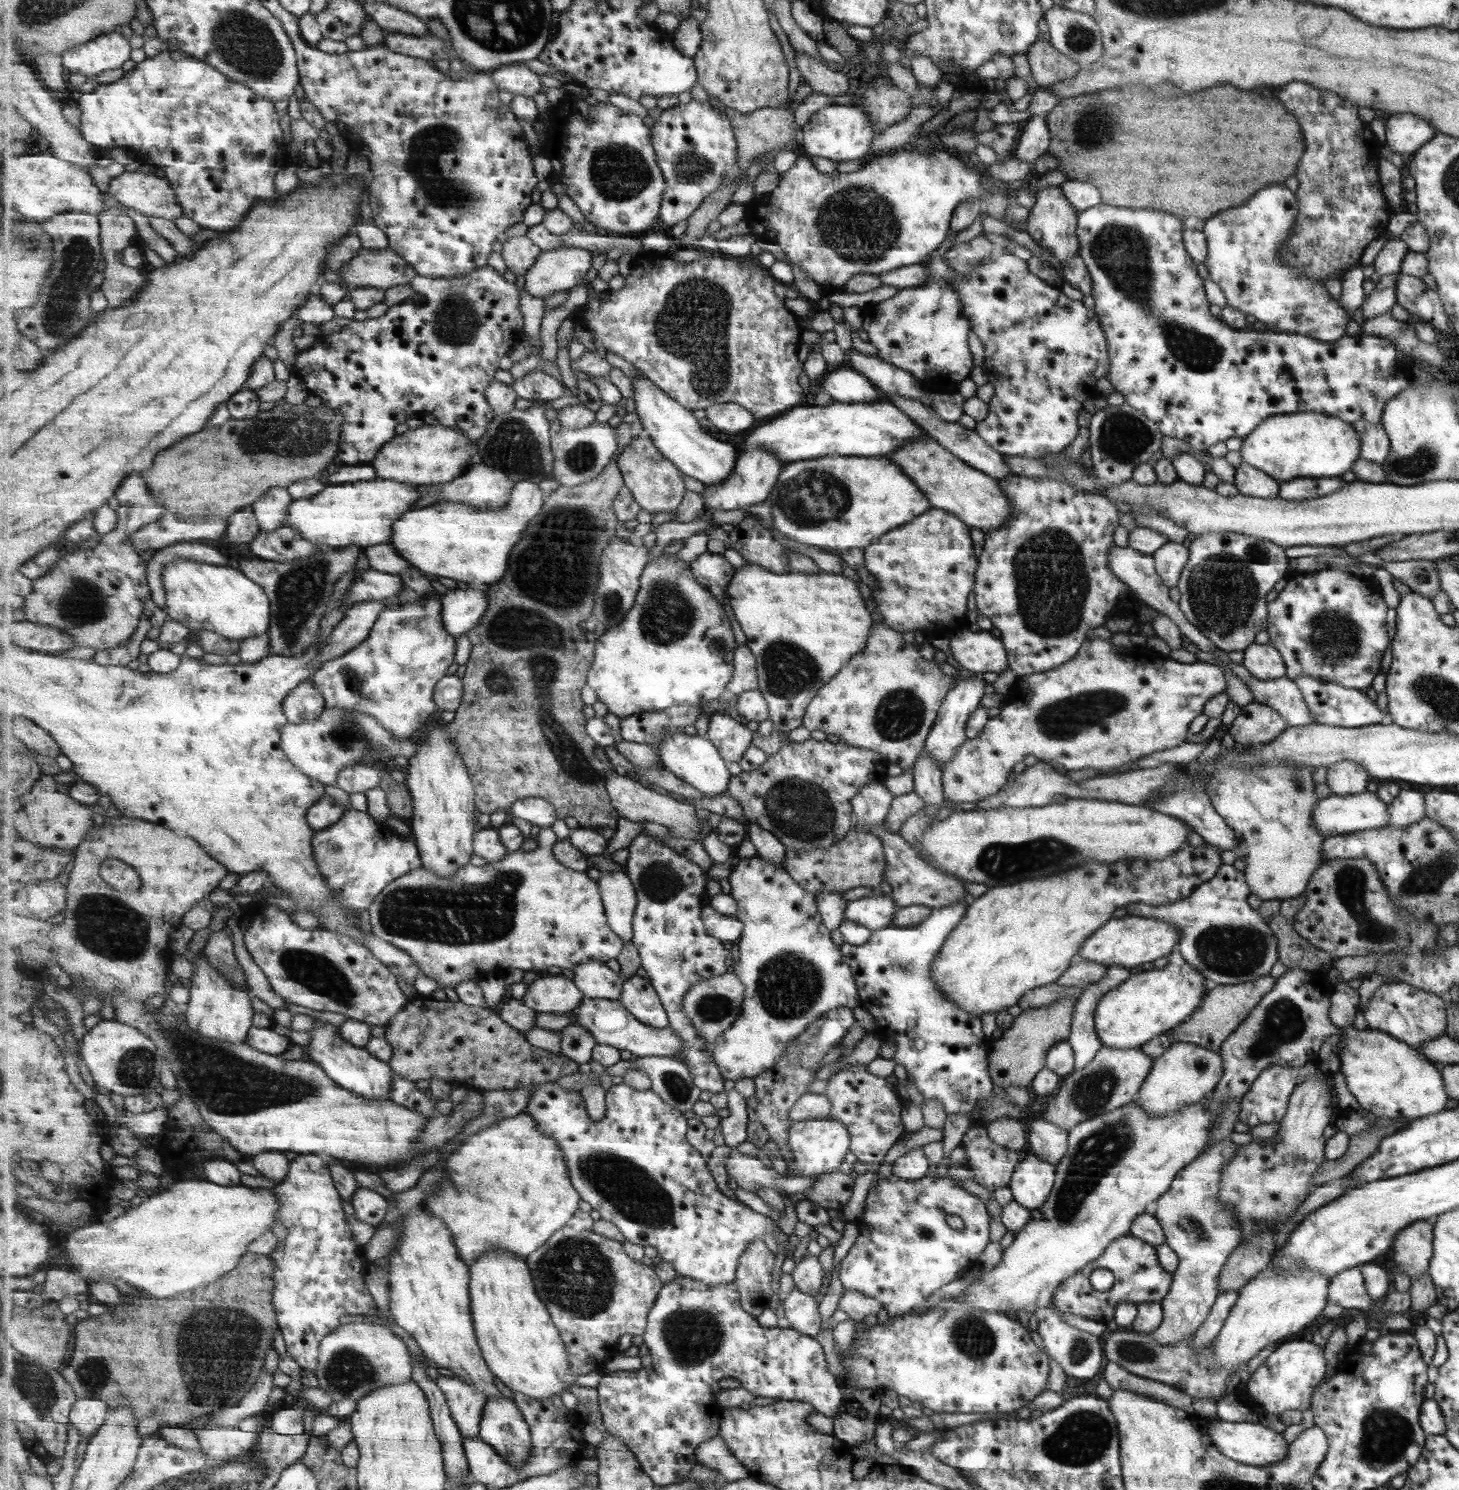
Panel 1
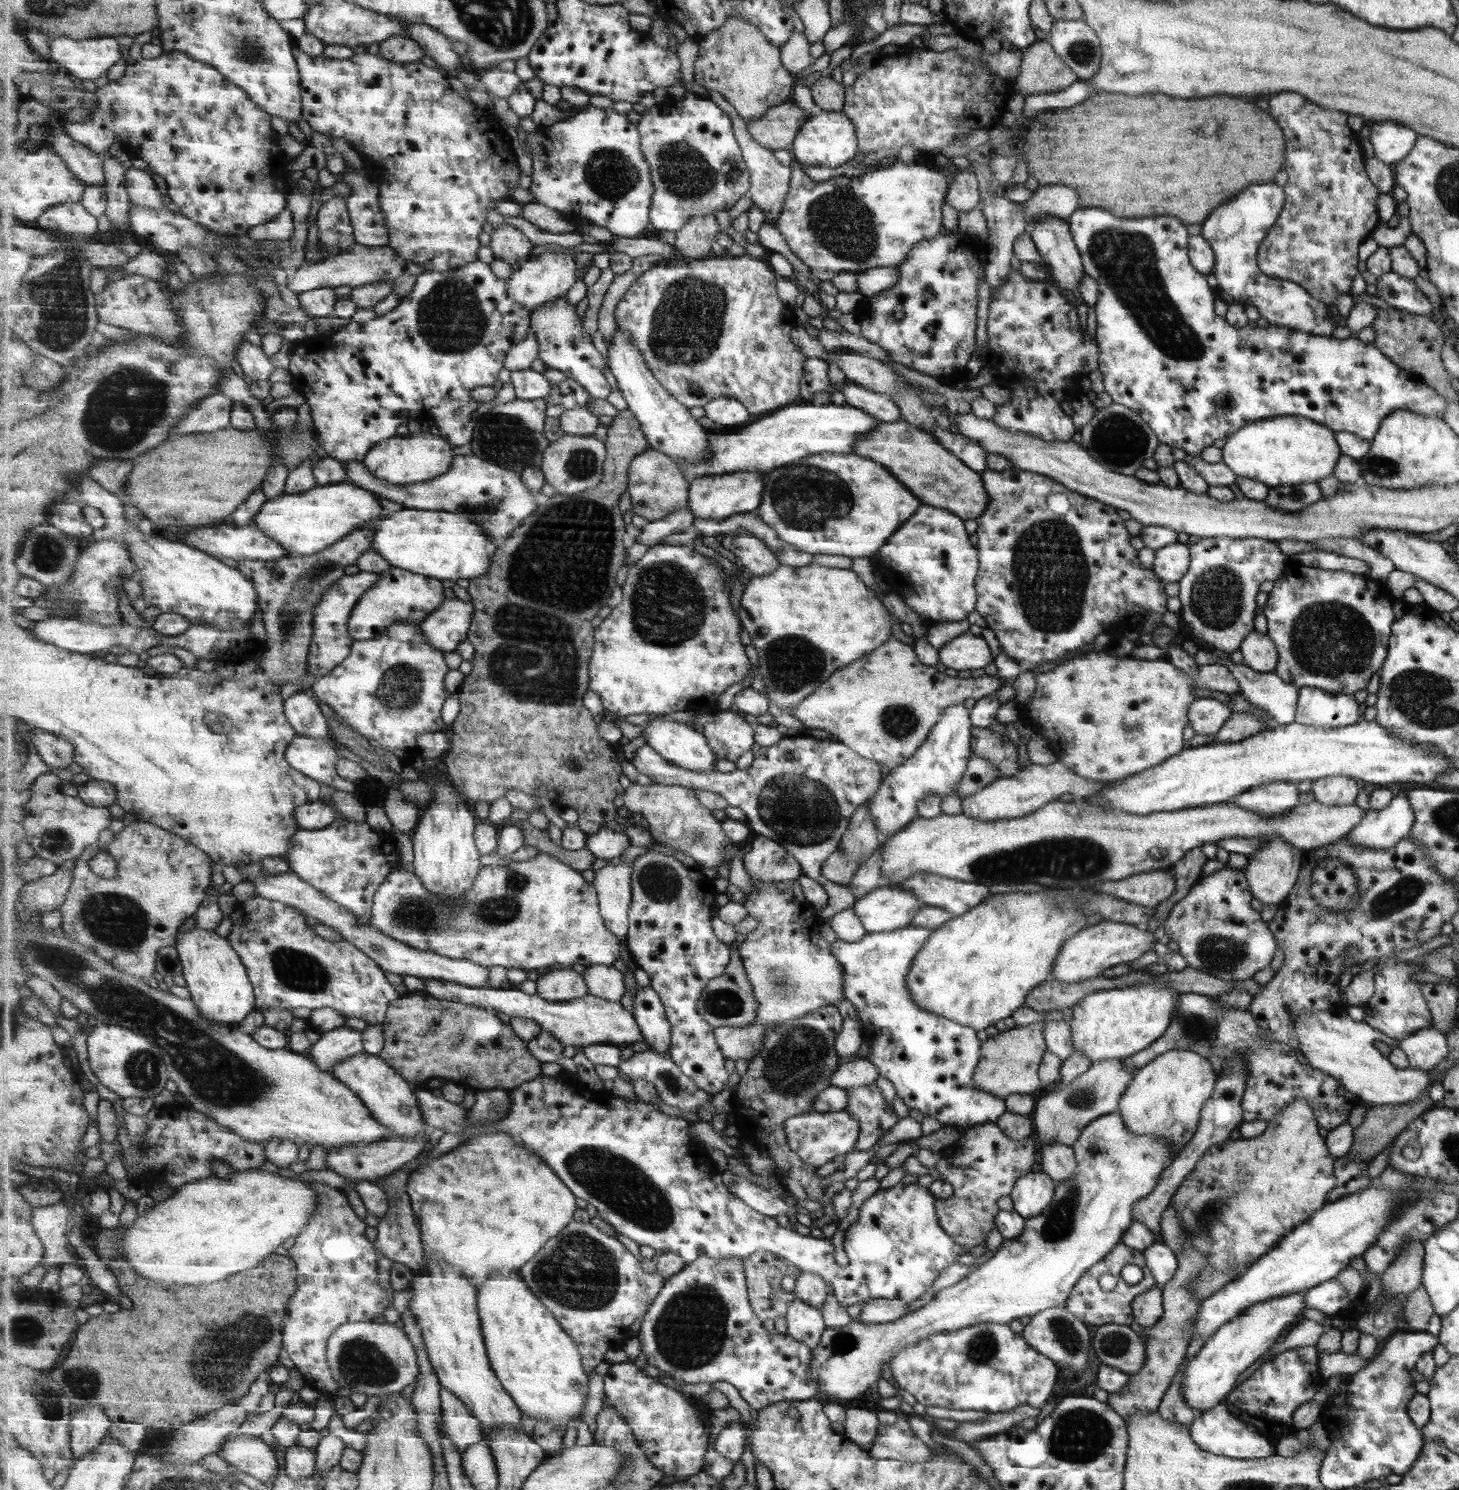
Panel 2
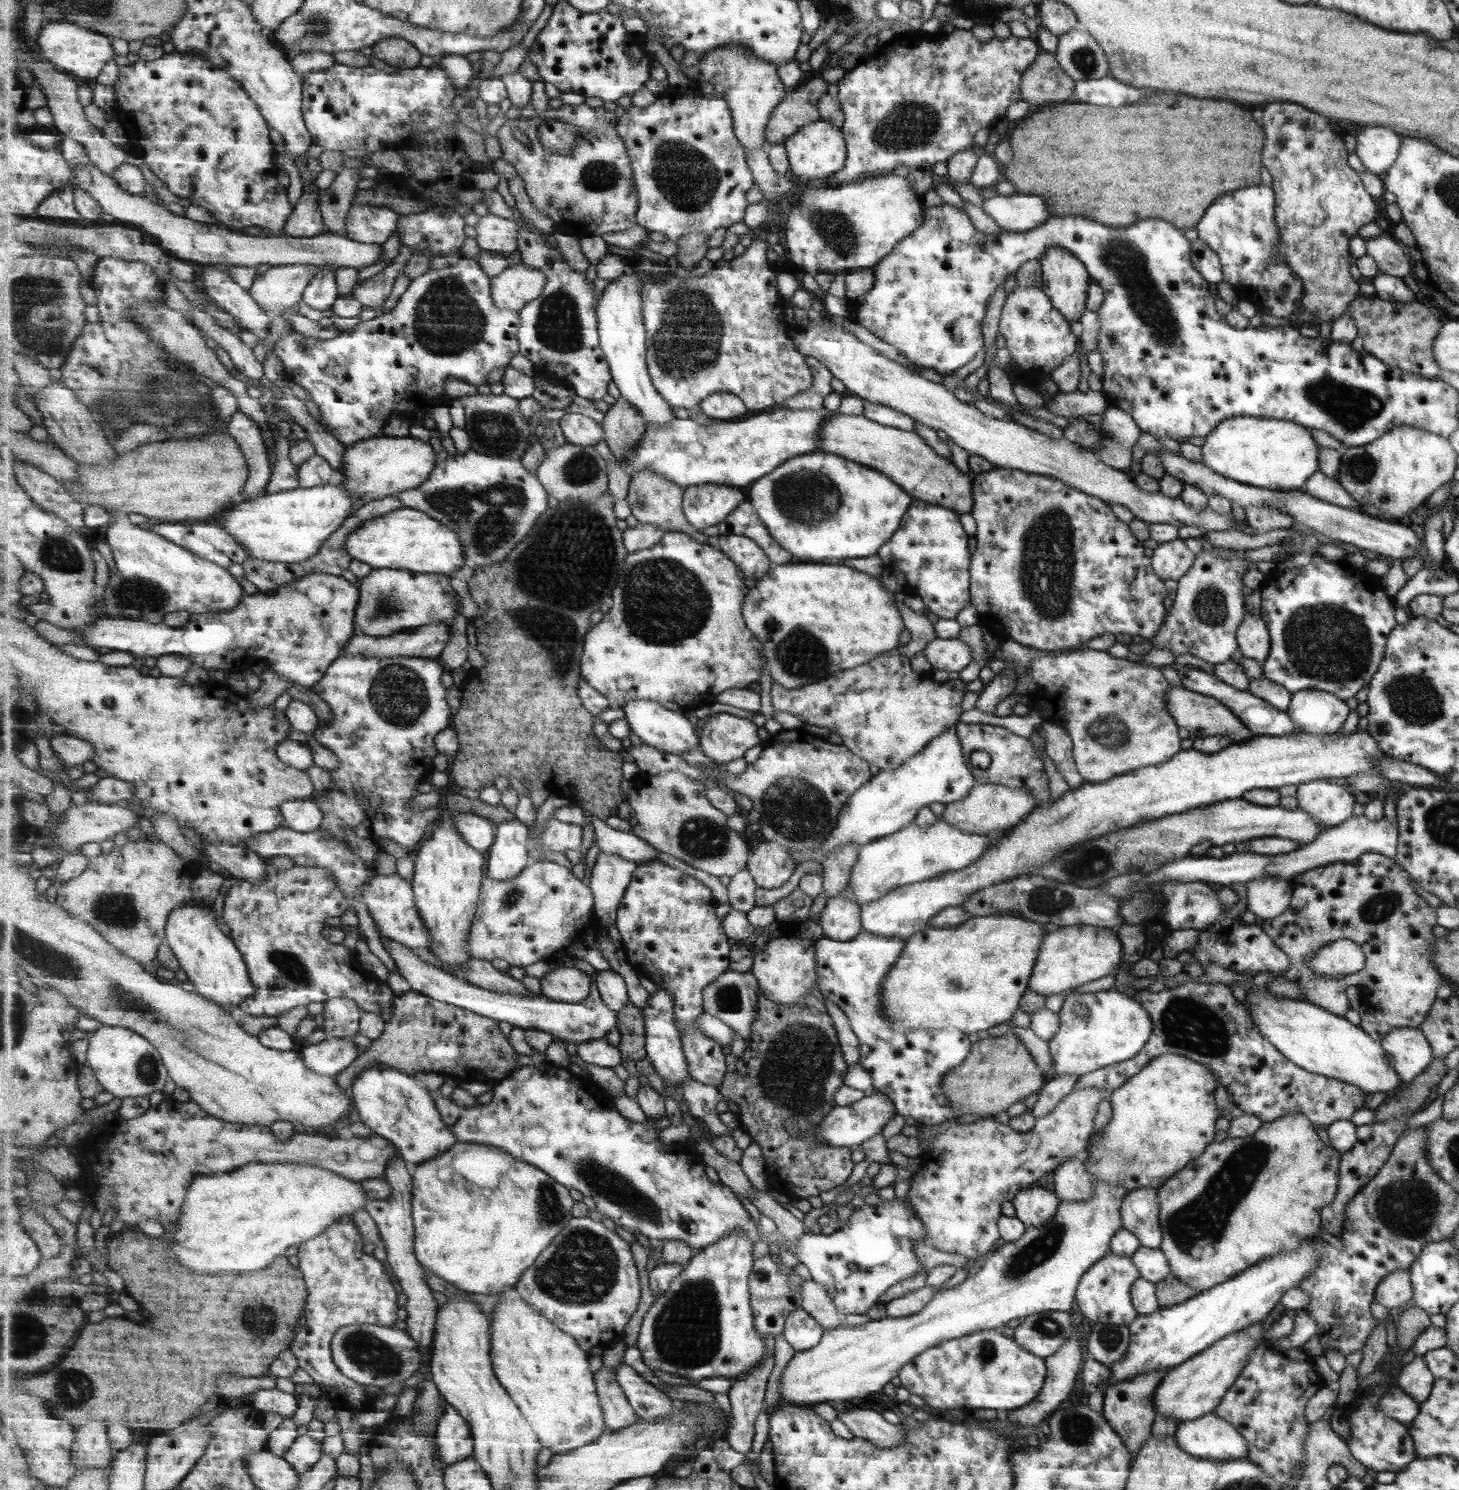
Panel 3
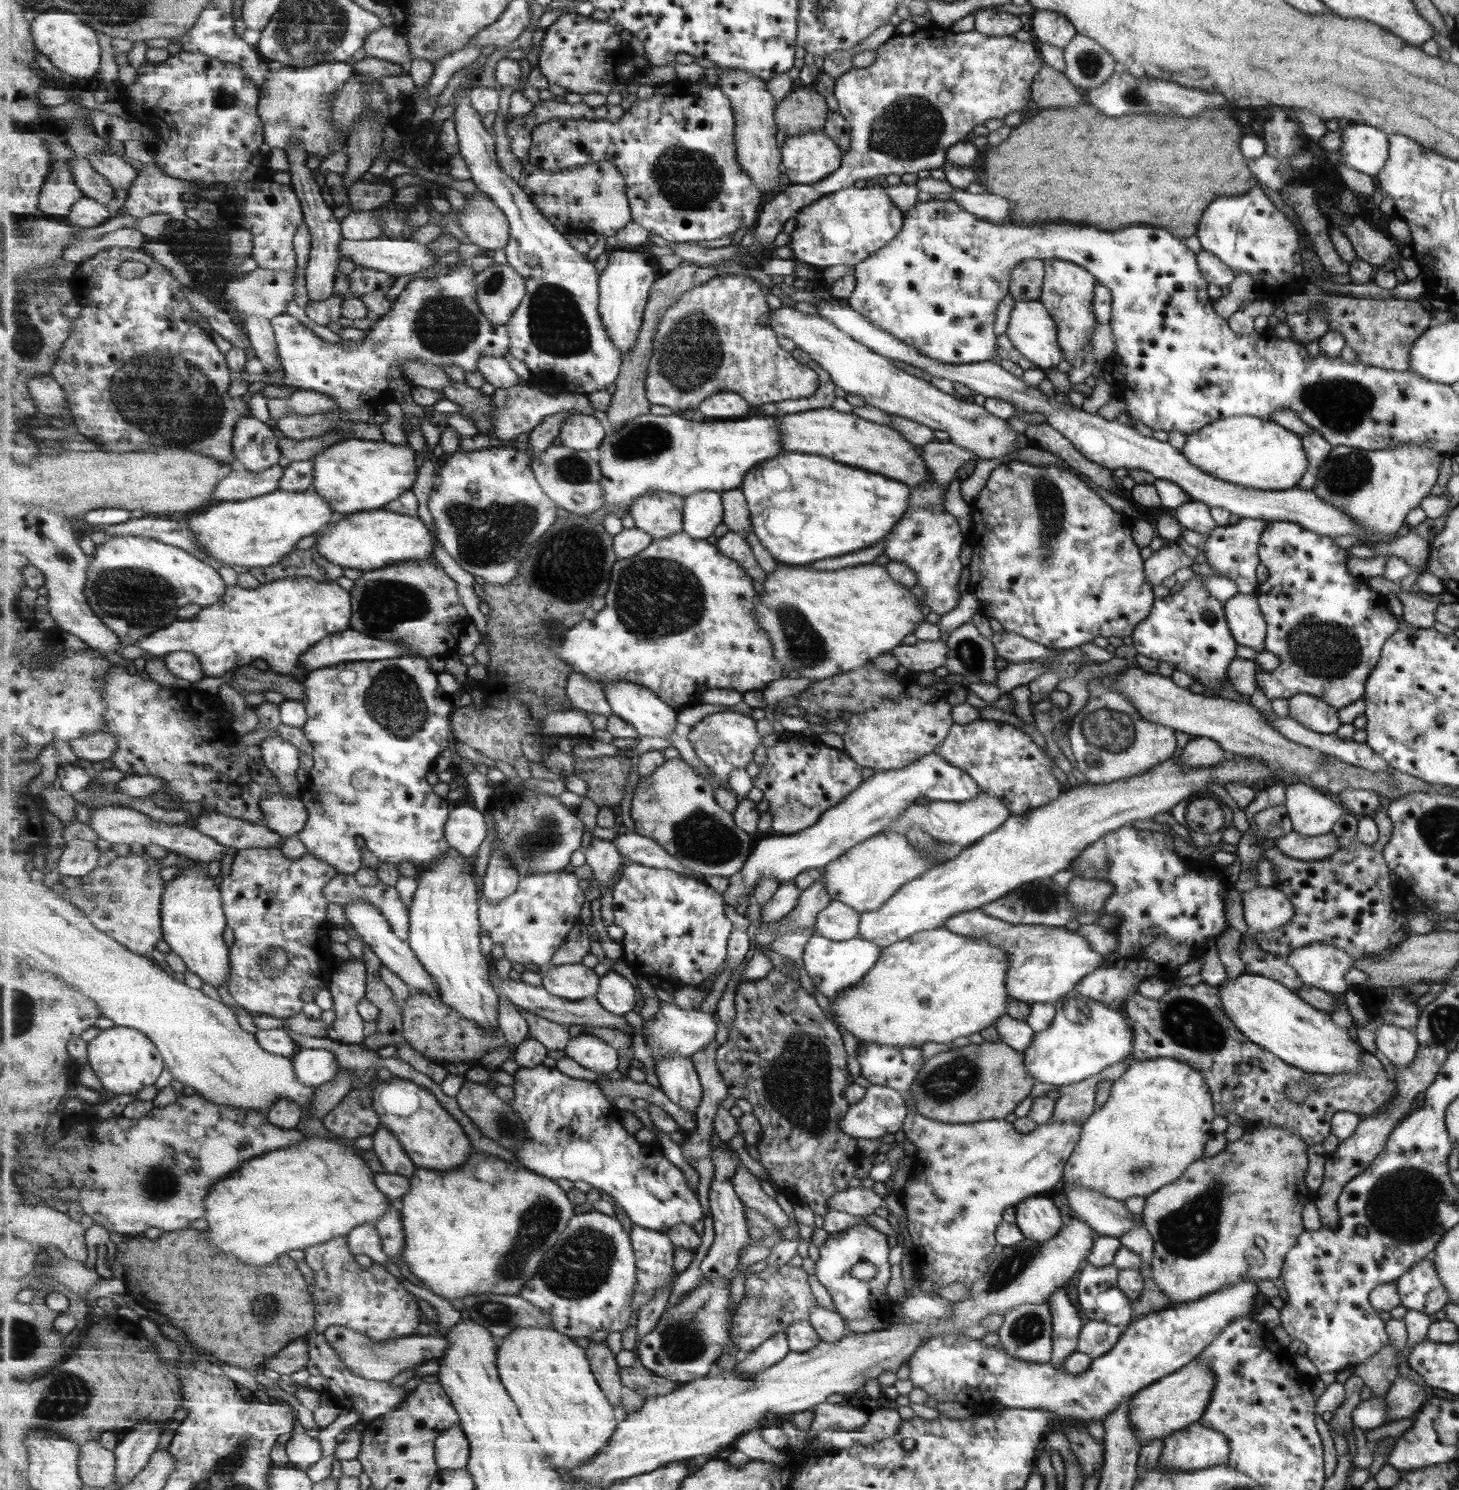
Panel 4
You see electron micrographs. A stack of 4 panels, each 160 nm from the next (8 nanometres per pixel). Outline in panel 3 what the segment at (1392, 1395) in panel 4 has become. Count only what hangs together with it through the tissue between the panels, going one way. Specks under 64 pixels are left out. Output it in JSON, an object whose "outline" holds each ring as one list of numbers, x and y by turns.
{"outline":[[1419,1357,1404,1361,1400,1371,1396,1376,1397,1388,1420,1405,1429,1396,1435,1378]]}

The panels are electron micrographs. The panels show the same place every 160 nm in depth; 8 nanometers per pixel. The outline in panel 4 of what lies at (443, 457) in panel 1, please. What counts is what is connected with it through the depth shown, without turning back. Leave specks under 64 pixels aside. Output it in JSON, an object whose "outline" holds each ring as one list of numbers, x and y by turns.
{"outline":[[345,439,332,444,314,458,314,481,312,489,320,494,335,514,379,510,401,498,417,478,417,452,409,445,393,445,383,439]]}

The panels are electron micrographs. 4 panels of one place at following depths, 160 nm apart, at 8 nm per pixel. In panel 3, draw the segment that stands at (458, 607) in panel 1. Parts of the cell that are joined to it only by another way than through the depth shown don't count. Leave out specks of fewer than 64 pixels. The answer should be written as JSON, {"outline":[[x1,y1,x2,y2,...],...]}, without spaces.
{"outline":[[436,622,422,628,415,628,408,633,397,633,389,636,373,636,356,632,344,646,344,656,376,656,377,658,395,658,396,656,413,656,415,658,435,659,442,656,443,650,450,643,452,626,446,622]]}

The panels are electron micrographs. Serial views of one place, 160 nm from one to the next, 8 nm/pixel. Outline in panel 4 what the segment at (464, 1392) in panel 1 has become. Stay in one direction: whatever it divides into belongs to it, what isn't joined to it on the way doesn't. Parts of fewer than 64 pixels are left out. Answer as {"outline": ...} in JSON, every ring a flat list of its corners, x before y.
{"outline":[[460,1424,449,1428,437,1438,436,1461,441,1471,468,1468,470,1458,471,1443]]}

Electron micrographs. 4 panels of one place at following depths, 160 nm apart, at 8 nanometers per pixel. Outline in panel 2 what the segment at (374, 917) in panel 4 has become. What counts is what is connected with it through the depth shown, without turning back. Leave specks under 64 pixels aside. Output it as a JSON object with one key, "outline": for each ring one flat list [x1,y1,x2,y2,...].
{"outline":[[424,979,423,992,439,1000,462,1002,469,1006,478,1006,488,1011,503,1012,508,1017,530,1018,538,1022,543,1030,551,1032,561,1041,563,1047,587,1047,593,1044,605,1044,625,1048,635,1042,645,1042,635,1015,620,1002,611,1002,589,993,585,998,569,1002,551,1002,538,994,527,994,519,989,502,989,463,986,456,982]]}

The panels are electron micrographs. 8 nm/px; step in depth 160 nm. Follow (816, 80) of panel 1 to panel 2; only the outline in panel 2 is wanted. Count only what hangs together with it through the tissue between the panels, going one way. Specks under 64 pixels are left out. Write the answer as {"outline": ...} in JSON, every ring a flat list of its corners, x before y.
{"outline":[[823,73,809,90,816,111,842,112,845,88,834,82,831,76]]}

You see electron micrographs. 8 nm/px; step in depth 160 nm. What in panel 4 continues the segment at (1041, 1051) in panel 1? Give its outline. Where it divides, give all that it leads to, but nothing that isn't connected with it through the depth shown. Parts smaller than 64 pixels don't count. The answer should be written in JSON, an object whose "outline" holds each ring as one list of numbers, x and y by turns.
{"outline":[[998,1041,947,1049,922,1062,908,1094,914,1112,937,1122,959,1124,1003,1119,1031,1090,1034,1078,1026,1073,1022,1055]]}

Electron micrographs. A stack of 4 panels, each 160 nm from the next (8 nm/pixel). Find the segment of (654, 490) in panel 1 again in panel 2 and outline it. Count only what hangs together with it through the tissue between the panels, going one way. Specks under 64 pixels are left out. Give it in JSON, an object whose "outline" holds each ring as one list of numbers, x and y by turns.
{"outline":[[650,447,635,458,630,466,628,491,632,496,631,514,643,516,648,521,657,521,683,510,689,504,691,481,677,460,663,451]]}

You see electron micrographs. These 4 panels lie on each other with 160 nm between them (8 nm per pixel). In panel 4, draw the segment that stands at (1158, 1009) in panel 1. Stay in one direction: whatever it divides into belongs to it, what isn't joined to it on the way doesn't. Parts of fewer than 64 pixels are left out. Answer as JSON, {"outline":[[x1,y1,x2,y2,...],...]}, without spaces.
{"outline":[[1068,995,1059,998,1054,1005,1054,1017,1045,1030,1033,1033,1033,1040,1029,1048,1026,1048,1022,1055,1022,1065,1027,1074,1034,1078,1035,1082,1041,1084,1053,1084,1063,1086,1081,1082,1087,1078,1094,1077,1101,1073,1106,1066,1120,1064,1130,1054,1131,1040,1133,1034,1130,1029,1128,1016,1124,1012,1111,1010,1102,1002,1095,1002,1090,998]]}

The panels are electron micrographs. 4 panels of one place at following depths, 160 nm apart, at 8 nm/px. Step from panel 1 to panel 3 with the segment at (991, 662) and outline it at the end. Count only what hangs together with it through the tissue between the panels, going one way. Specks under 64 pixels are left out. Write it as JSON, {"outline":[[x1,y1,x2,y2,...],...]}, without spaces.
{"outline":[[957,639,930,640,922,650,926,661,933,670,942,670,955,676,962,668,969,664,970,652,968,646]]}

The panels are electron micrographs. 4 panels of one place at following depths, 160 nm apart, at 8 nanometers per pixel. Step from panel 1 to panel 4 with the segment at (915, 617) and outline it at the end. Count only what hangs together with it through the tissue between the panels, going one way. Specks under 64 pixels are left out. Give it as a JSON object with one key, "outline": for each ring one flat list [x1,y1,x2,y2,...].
{"outline":[[911,506,894,528,883,537,883,553,891,562,904,563,916,576,916,583,923,586,927,602,935,615,943,615,957,604,957,578,960,578,959,548,963,542,959,525,941,506]]}

